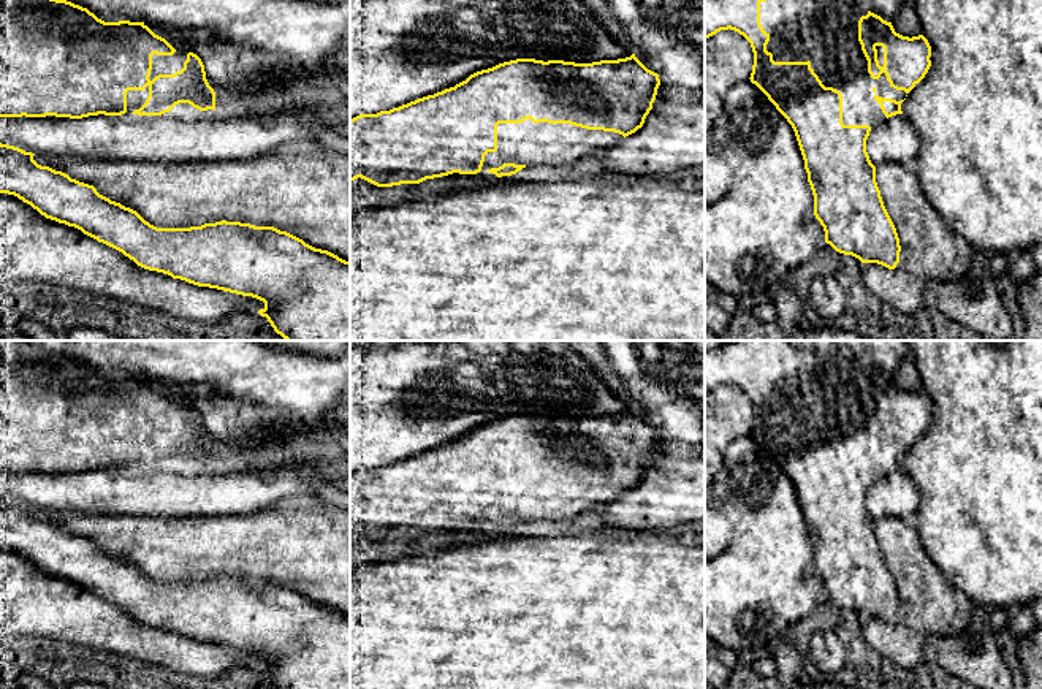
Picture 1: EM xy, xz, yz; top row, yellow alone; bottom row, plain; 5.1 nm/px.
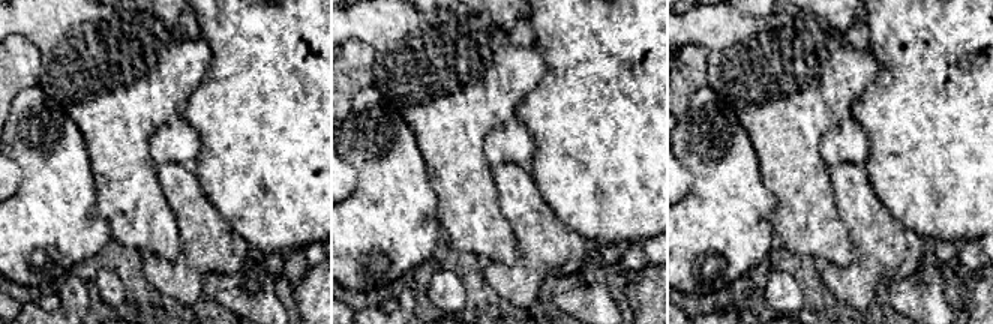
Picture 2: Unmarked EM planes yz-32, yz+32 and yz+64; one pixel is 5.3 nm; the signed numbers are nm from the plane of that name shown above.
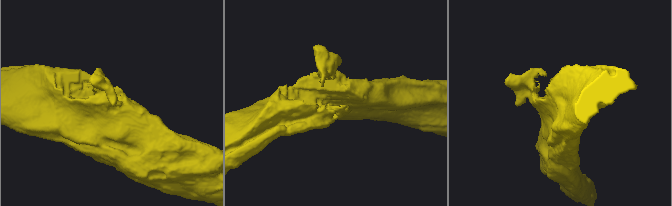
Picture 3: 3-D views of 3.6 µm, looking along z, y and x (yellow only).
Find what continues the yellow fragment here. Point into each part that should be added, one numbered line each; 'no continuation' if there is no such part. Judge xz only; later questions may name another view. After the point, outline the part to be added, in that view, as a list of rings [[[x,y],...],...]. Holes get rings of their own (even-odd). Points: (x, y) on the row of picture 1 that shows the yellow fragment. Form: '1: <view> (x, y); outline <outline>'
1: xz (556, 144); outline [[[521,124],[497,125],[497,150],[488,152],[481,169],[504,163],[572,166],[595,152],[622,144],[624,136],[614,131],[588,130],[570,124]]]

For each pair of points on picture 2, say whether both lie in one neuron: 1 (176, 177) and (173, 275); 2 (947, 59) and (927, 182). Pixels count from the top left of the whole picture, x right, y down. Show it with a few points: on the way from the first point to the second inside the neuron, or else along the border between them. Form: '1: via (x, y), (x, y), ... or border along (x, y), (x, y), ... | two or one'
1: via (188, 201), (191, 206), (191, 251) | one
2: via (944, 89), (944, 152) | one

